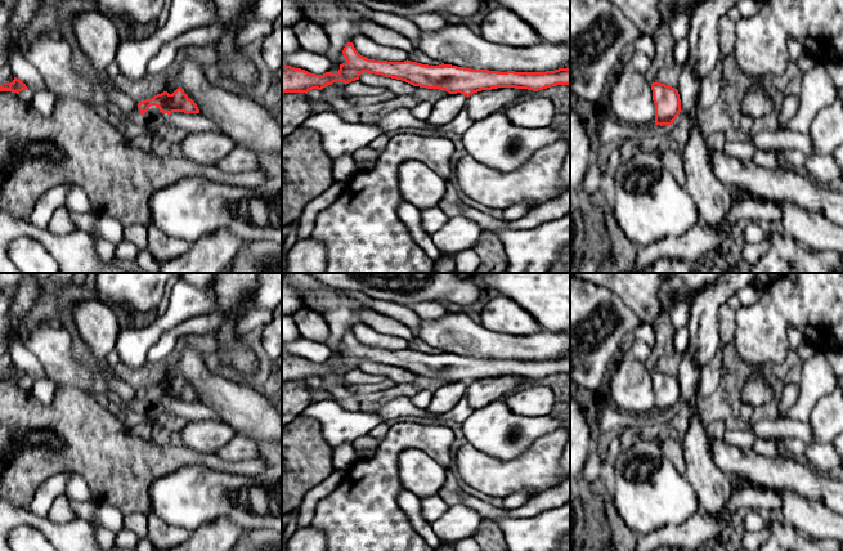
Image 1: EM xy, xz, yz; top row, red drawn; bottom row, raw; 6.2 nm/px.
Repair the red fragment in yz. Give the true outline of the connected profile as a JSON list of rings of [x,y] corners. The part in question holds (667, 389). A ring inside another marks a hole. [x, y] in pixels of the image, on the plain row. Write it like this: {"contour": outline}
{"contour": [[[660,371],[651,372],[655,391],[655,413],[672,413],[681,400],[678,378]]]}

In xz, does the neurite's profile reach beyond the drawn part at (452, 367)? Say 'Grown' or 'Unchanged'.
Unchanged

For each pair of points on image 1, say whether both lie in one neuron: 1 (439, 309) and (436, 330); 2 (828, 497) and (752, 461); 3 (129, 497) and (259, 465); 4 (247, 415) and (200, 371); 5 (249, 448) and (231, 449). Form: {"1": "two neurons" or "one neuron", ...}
{"1": "two neurons", "2": "one neuron", "3": "one neuron", "4": "one neuron", "5": "one neuron"}

